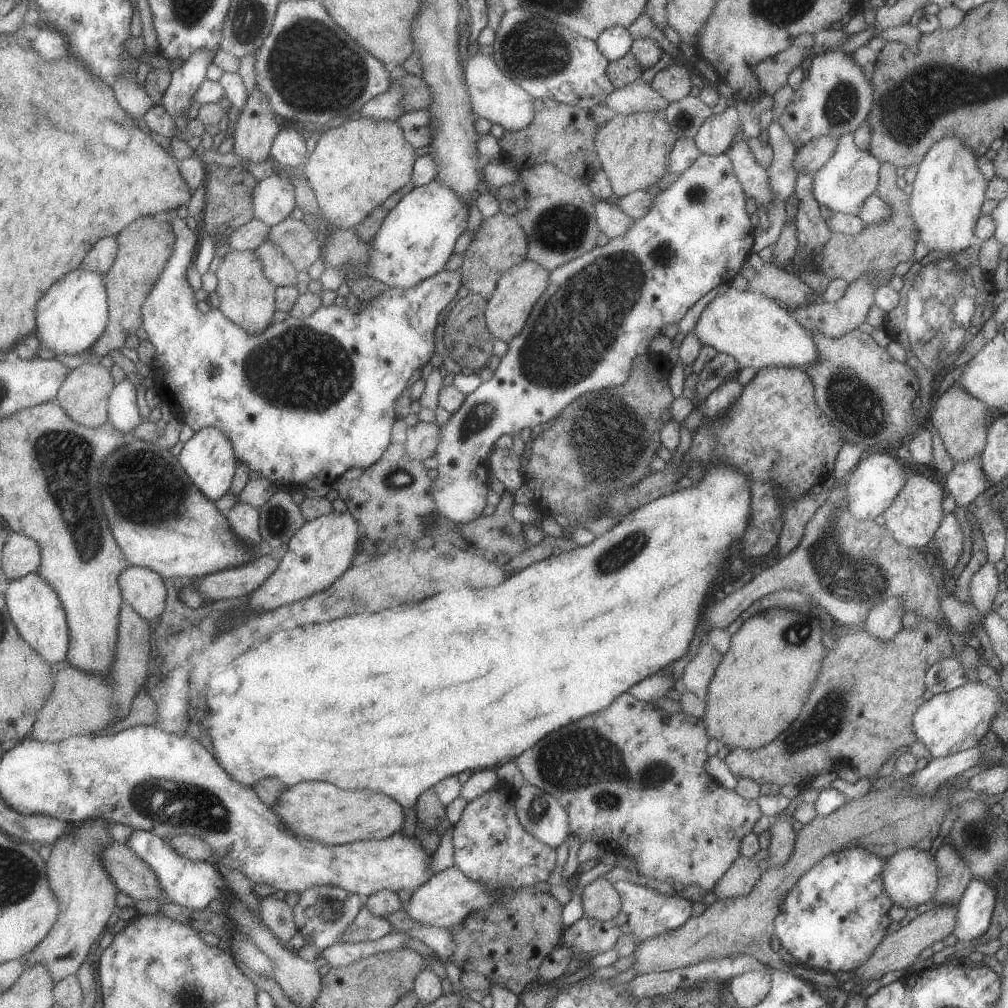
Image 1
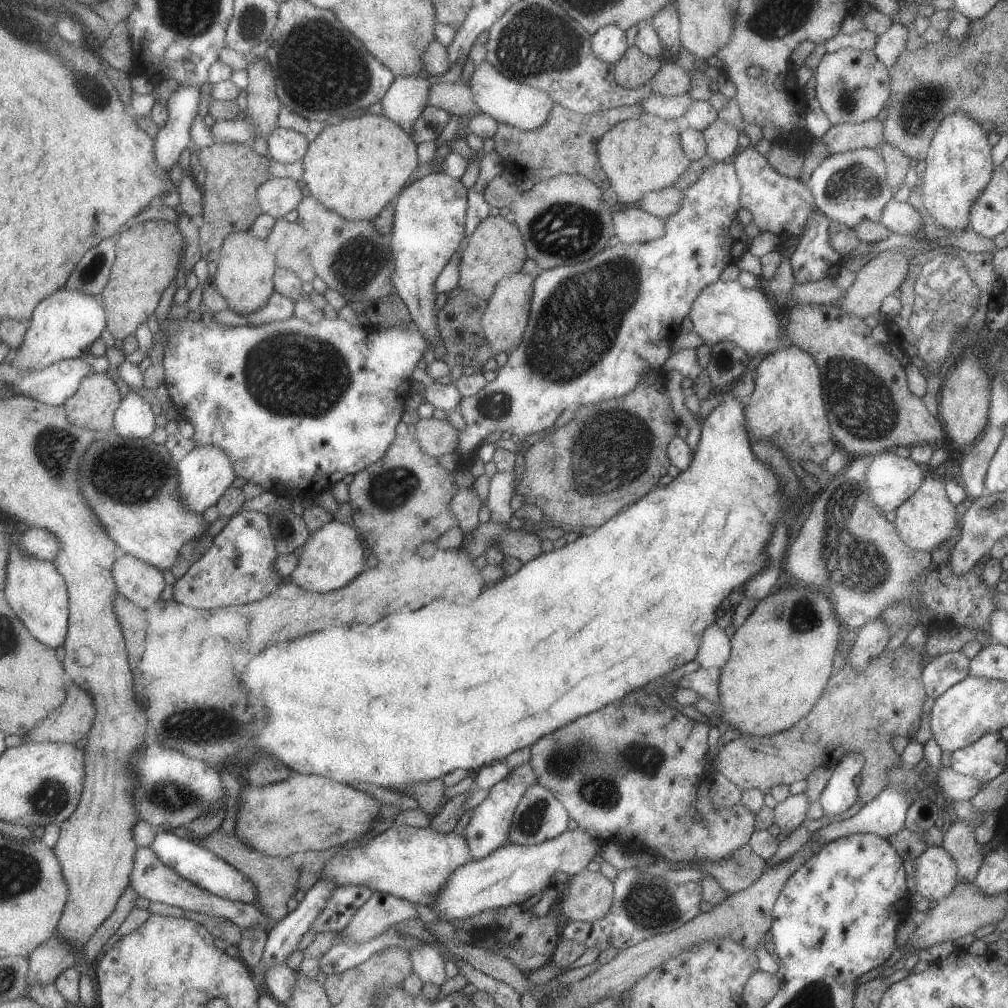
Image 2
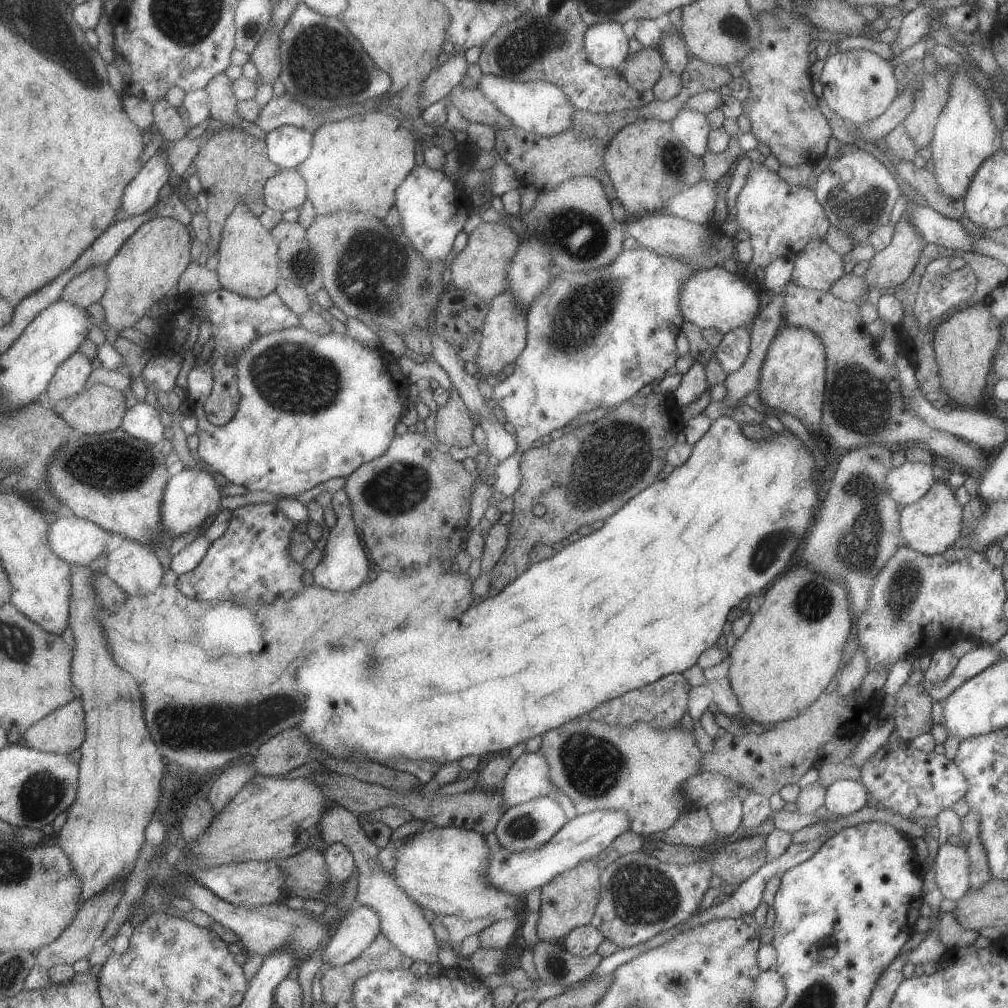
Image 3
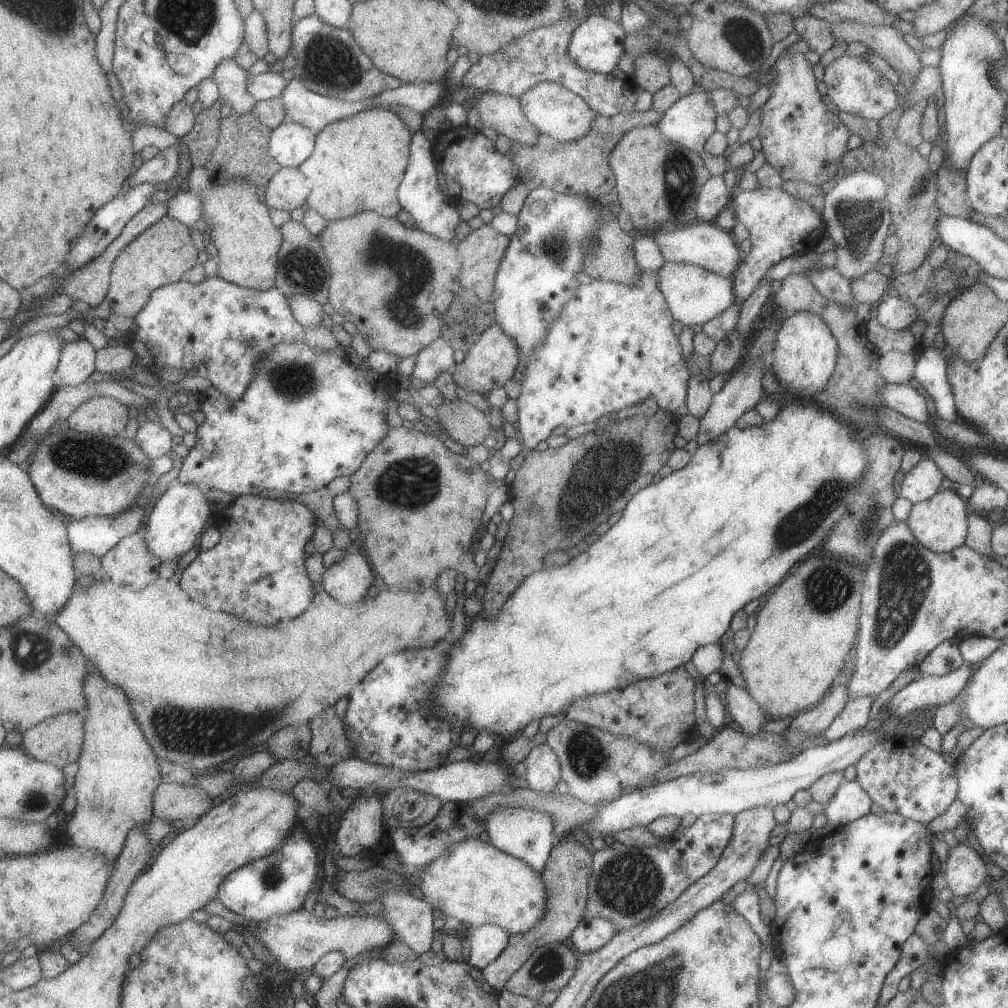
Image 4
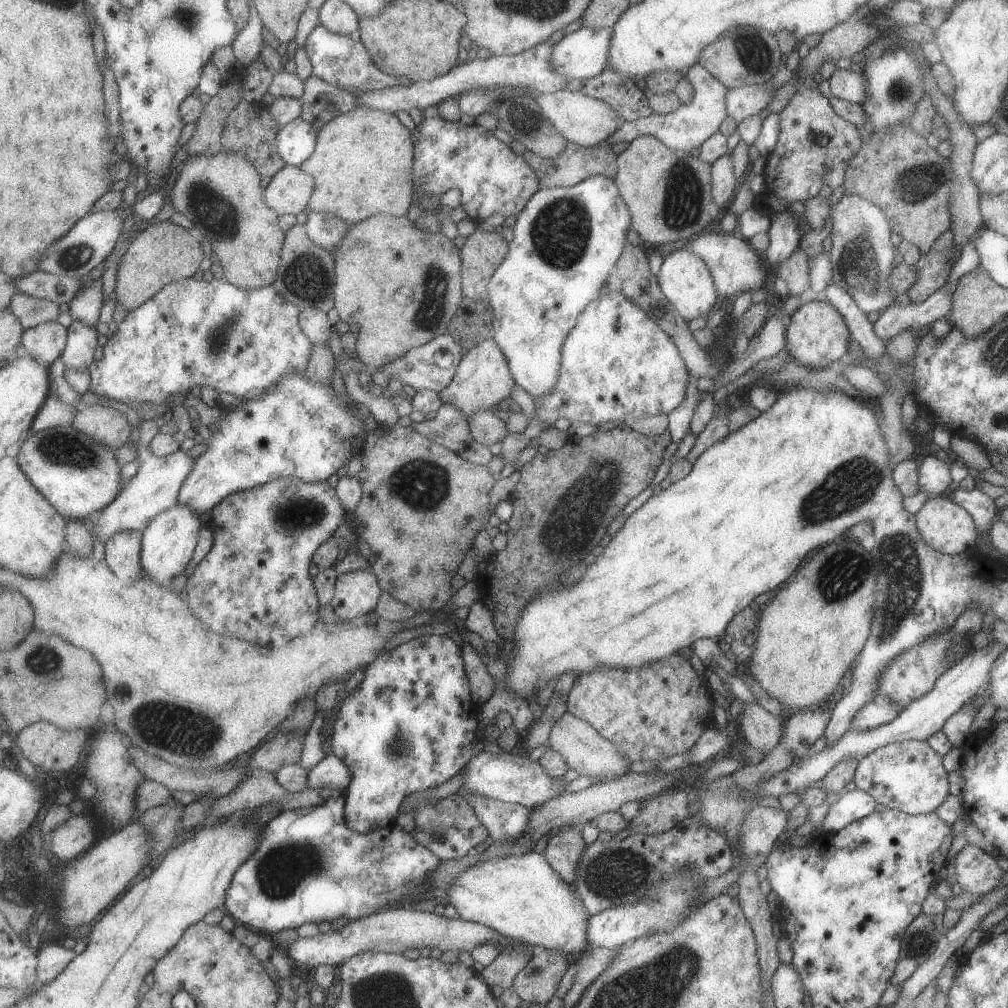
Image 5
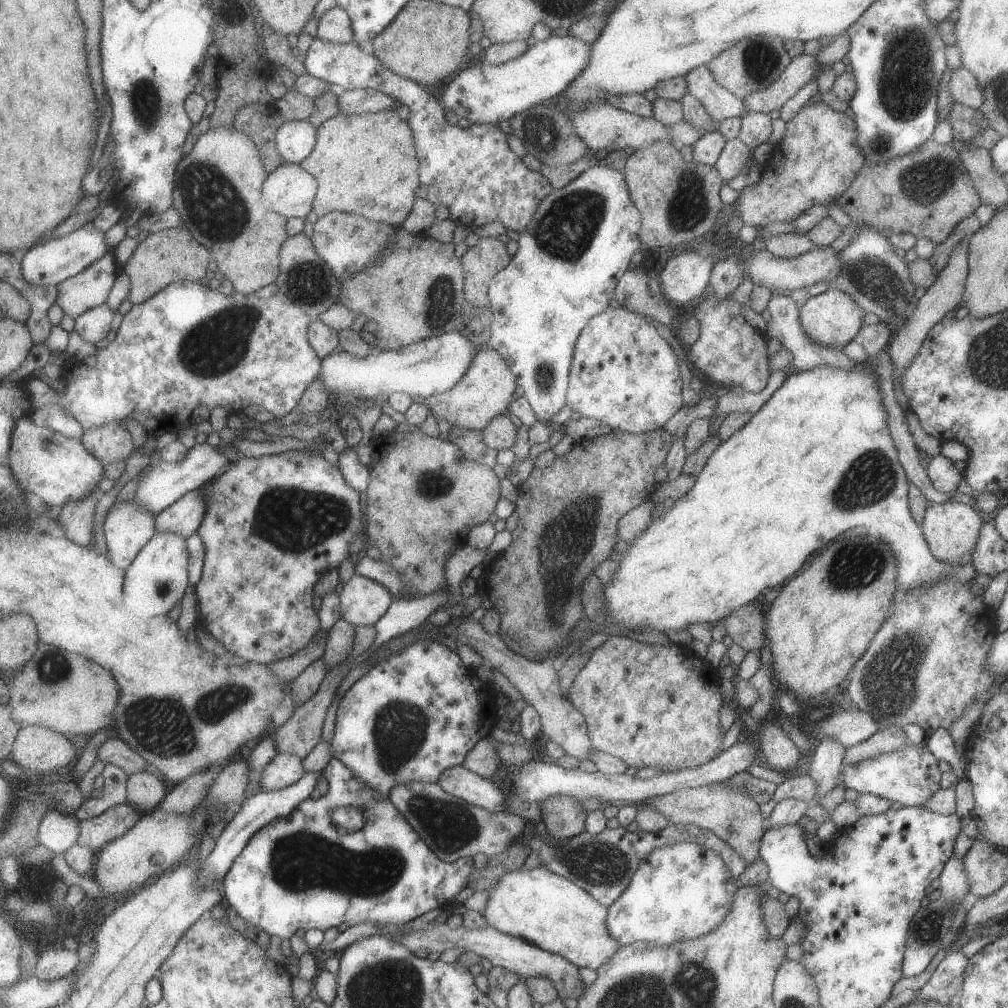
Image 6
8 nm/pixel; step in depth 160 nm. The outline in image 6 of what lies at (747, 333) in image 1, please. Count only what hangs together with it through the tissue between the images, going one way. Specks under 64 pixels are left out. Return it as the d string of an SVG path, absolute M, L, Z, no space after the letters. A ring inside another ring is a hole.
M681 252L667 259L658 282L661 296L675 307L699 298L708 284L709 272L719 257Z

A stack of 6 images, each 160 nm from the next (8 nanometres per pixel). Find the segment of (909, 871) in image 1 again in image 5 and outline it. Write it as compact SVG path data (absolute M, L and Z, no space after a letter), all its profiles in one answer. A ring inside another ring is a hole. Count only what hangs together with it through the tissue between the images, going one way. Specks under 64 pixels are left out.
M967 843L955 859L955 879L965 892L979 897L993 890L1003 878L1004 871L995 863L993 856L978 846Z

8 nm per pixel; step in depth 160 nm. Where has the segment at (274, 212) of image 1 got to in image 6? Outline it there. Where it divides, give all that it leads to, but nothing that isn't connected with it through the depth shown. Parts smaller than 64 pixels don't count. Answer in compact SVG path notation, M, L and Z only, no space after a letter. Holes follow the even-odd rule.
M282 162L266 173L261 184L261 196L273 212L289 217L305 216L312 210L316 180L297 163Z

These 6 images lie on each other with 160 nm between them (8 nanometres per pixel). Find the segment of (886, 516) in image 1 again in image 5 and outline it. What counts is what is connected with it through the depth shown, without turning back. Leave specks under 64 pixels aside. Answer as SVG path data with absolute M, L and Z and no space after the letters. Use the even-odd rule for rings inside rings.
M947 494L927 498L923 506L913 516L920 538L932 550L940 554L955 555L963 553L971 548L971 546L974 546L978 538L971 516L963 508L955 504L955 502L951 502Z

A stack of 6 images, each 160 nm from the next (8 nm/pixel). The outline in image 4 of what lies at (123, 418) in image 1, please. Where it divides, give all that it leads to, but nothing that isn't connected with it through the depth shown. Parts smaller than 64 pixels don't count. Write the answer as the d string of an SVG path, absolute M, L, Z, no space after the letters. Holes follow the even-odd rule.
M146 419L145 422L138 425L137 432L133 437L134 442L149 459L163 457L170 453L172 435L159 422Z

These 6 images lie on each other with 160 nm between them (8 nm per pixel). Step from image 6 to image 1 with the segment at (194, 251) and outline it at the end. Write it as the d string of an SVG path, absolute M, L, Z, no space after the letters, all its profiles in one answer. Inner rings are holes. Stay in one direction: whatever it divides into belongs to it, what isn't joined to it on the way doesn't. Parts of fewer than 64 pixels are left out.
M139 216L118 235L118 256L113 268L105 276L111 326L107 328L107 334L95 344L95 348L91 348L94 362L125 346L125 337L133 331L132 318L139 321L143 300L146 300L146 295L153 289L155 280L167 263L167 258L171 257L175 243L174 232L171 232L170 223L157 220L159 216Z

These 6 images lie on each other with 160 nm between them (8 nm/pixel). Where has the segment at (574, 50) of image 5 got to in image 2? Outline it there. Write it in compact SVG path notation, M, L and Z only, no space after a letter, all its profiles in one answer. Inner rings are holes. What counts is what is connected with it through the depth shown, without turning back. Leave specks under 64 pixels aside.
M613 25L599 28L590 36L590 42L591 52L595 58L613 64L619 61L629 46L624 32Z

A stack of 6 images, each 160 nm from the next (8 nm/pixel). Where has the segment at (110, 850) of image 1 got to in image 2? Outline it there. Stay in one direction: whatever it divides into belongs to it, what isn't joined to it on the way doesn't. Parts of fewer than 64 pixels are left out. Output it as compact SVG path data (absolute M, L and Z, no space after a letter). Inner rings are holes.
M147 847L135 848L134 863L133 868L131 868L131 888L135 890L137 896L150 902L163 903L178 907L184 911L194 911L209 914L209 916L225 918L225 920L231 920L240 930L251 928L251 926L259 926L259 928L263 928L263 930L268 932L273 926L269 924L267 916L261 912L256 903L248 904L221 899L195 887L195 884L191 884L185 878L175 874L173 868L165 866Z

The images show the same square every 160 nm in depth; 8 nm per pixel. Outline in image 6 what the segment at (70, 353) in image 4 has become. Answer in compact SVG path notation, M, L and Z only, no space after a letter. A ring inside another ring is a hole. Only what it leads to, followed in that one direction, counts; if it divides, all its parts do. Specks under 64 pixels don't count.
M106 303L89 309L75 319L74 330L81 334L87 342L97 344L99 340L107 338L107 334L111 332L115 311Z

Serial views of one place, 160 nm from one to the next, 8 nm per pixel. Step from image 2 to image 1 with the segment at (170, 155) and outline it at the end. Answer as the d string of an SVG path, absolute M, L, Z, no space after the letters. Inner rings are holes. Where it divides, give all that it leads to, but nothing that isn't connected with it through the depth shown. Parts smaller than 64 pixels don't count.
M195 50L182 66L171 72L171 81L162 94L161 107L173 118L177 138L183 136L187 108L193 103L193 94L197 86L206 79L206 69L212 63L213 54L209 50Z

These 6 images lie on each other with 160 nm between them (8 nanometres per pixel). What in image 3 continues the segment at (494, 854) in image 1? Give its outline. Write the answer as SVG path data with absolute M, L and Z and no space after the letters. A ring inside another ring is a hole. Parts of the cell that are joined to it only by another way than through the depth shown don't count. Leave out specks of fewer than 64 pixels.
M524 752L512 762L499 787L503 808L552 794L549 768L539 752Z

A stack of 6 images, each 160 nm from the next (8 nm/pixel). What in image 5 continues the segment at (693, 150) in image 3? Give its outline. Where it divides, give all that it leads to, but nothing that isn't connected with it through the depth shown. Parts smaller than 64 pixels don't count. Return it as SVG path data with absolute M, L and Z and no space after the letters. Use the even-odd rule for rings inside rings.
M697 63L684 72L683 77L687 78L687 82L691 84L693 90L693 99L689 104L680 104L677 110L668 114L652 113L650 116L635 121L620 119L617 130L607 140L609 144L620 141L629 143L638 135L650 135L655 136L666 148L675 151L691 152L693 149L700 148L709 136L718 131L721 122L726 118L726 87Z

